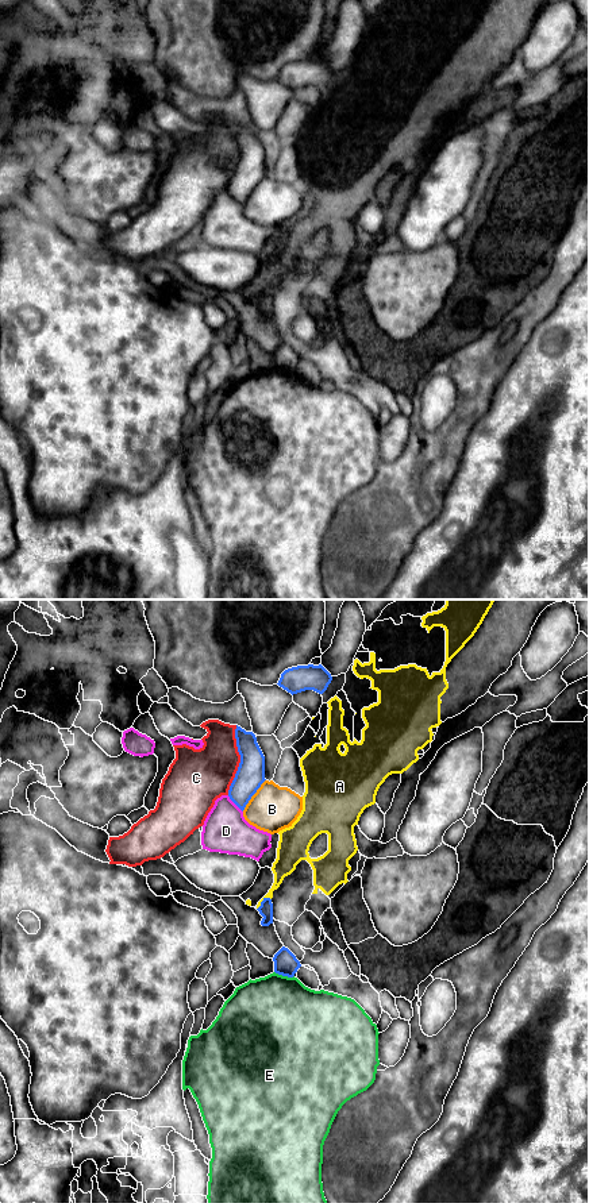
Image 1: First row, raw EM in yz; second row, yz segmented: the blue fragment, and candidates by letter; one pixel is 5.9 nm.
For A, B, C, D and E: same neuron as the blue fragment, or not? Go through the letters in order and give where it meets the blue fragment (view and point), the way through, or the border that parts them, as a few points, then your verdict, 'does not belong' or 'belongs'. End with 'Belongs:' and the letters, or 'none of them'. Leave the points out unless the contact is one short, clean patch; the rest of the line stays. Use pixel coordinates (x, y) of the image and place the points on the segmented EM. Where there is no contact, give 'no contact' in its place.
A: meets blue in yz at (262, 901); border along yz (270, 898), (265, 898), (257, 909); does not belong
B: meets blue in yz at (253, 794); border along yz (265, 779), (242, 810); does not belong
C: meets blue in yz at (241, 760); does not belong
D: meets blue in yz at (234, 802); does not belong
E: meets blue in yz at (284, 975); does not belong
Belongs: none of them

